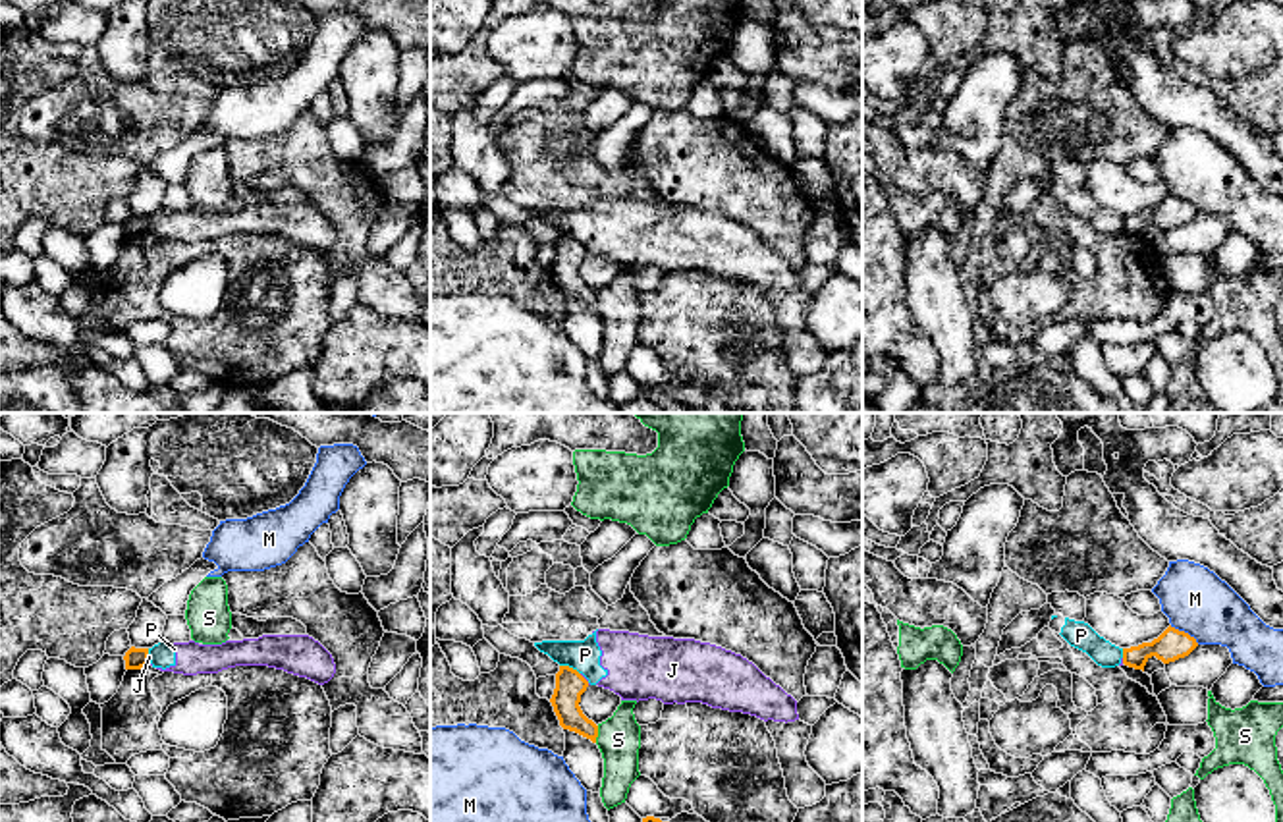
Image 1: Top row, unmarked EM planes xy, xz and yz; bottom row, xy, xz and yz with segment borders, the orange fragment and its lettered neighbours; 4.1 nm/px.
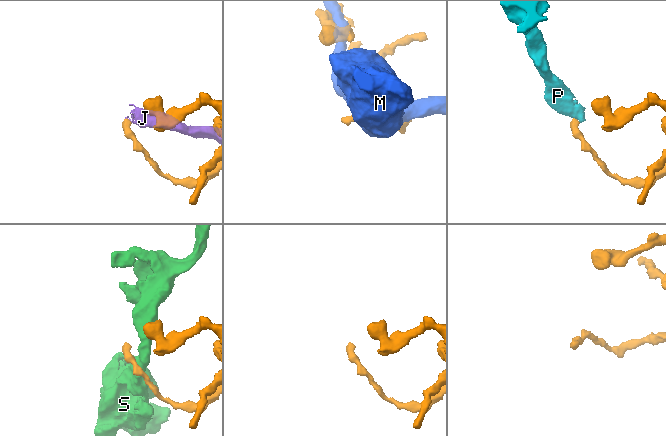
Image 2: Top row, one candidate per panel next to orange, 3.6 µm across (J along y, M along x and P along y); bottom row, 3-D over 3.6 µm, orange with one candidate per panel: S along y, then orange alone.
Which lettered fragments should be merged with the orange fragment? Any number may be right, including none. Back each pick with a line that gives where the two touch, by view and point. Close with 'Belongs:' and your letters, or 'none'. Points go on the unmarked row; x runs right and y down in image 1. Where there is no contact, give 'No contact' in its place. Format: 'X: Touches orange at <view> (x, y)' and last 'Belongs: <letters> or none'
Belongs: none

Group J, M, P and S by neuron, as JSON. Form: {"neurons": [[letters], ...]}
{"neurons": [["J", "P"], ["M"], ["S"]]}

